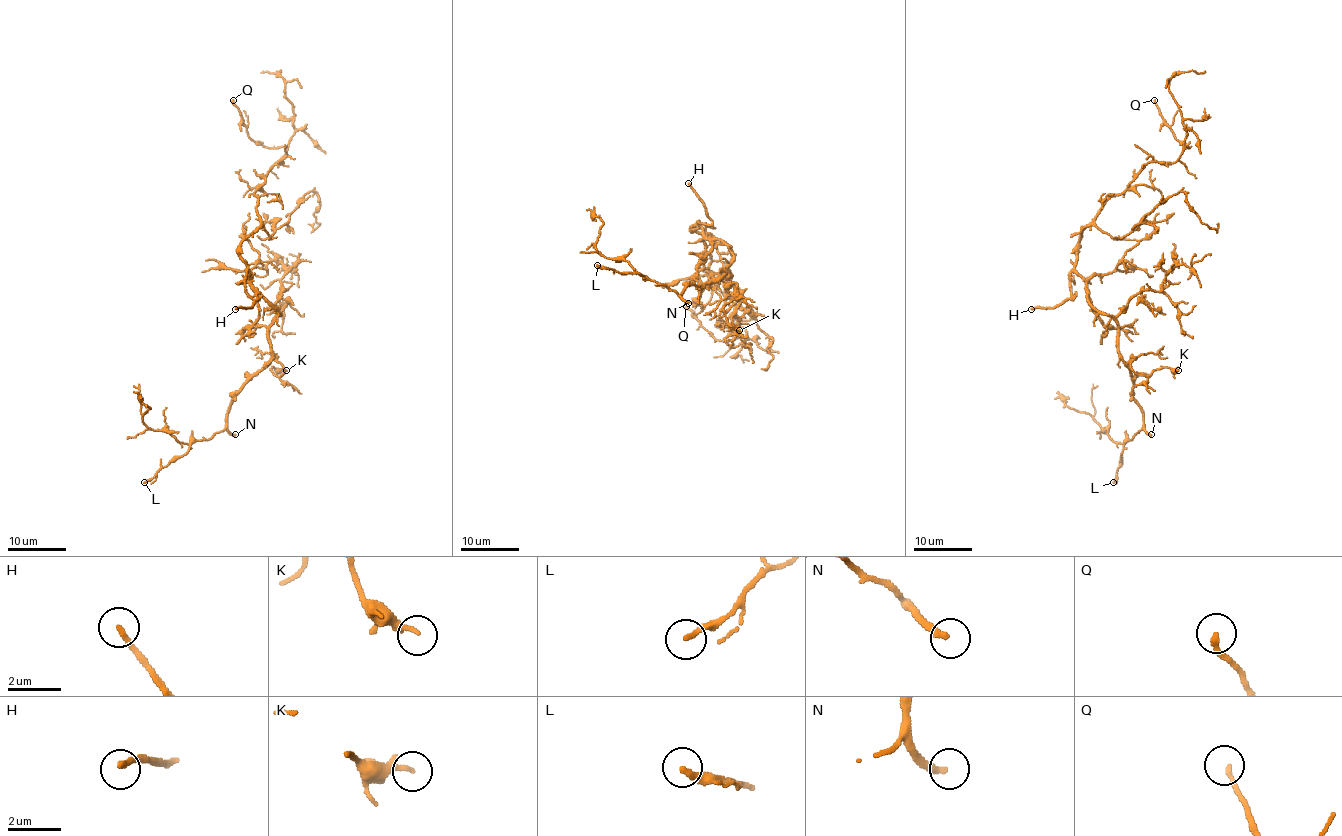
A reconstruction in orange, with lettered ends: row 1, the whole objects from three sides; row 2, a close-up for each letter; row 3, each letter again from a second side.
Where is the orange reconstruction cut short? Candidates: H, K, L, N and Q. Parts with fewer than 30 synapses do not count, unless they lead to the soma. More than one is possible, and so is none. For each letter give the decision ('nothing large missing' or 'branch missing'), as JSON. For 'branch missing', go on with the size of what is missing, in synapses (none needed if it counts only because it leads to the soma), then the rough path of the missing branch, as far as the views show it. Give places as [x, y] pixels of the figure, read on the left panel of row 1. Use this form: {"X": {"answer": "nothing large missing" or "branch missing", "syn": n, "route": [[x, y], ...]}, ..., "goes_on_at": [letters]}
{"H": {"answer": "branch missing", "route": [[235, 309], [190, 322], [177, 322], [91, 293], [77, 280]]}, "K": {"answer": "nothing large missing"}, "L": {"answer": "nothing large missing"}, "N": {"answer": "branch missing", "syn": 100, "route": [[235, 434], [246, 458], [244, 519], [235, 532], [202, 529], [198, 533], [206, 542], [192, 514], [222, 500]]}, "Q": {"answer": "nothing large missing"}, "goes_on_at": ["H", "N"]}

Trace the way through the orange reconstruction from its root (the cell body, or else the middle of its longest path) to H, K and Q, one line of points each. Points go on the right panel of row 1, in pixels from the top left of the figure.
H: (1085, 287), (1085, 282), (1072, 271), (1072, 299), (1052, 308), (1031, 309)
K: (1085, 287), (1087, 301), (1116, 322), (1119, 354), (1132, 360), (1133, 372), (1178, 370)
Q: (1085, 287), (1085, 280), (1075, 268), (1081, 231), (1149, 162), (1174, 162), (1189, 148), (1174, 136), (1154, 100)

